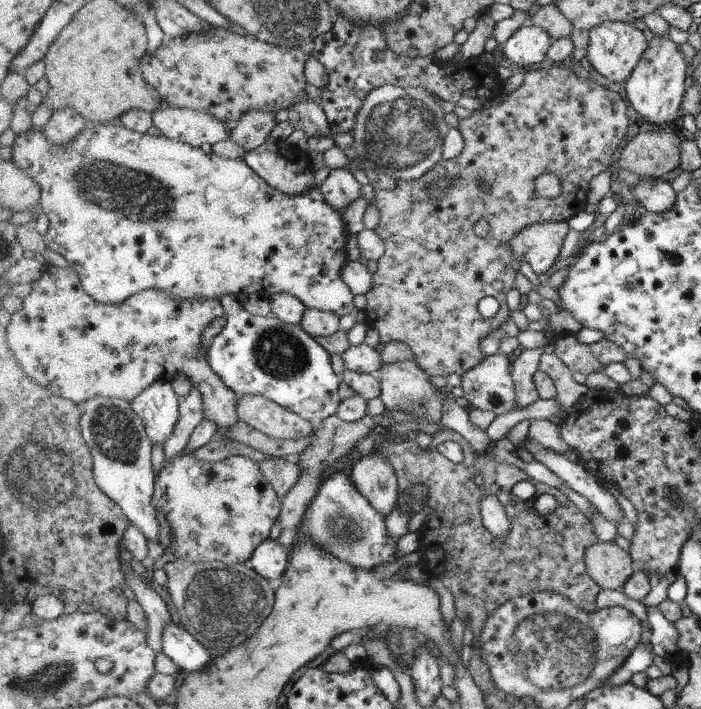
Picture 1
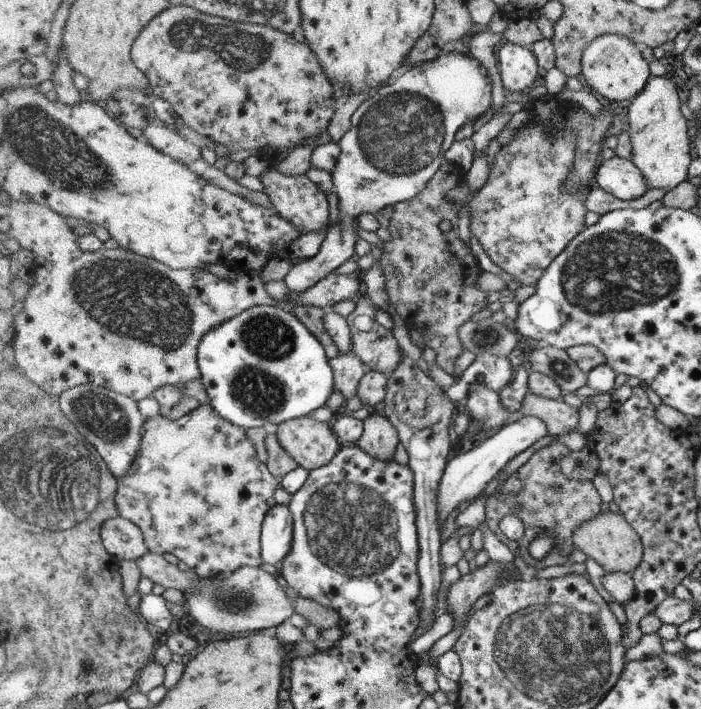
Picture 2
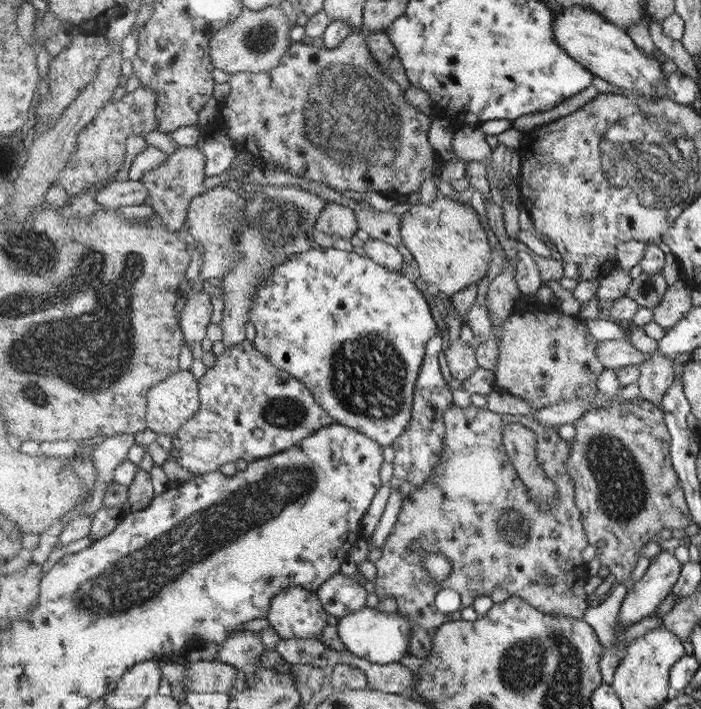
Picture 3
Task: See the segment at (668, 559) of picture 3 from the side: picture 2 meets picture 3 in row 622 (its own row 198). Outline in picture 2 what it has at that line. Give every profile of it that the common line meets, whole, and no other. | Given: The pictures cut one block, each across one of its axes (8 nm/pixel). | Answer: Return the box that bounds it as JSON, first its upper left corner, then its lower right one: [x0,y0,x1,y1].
[594,155,648,201]

